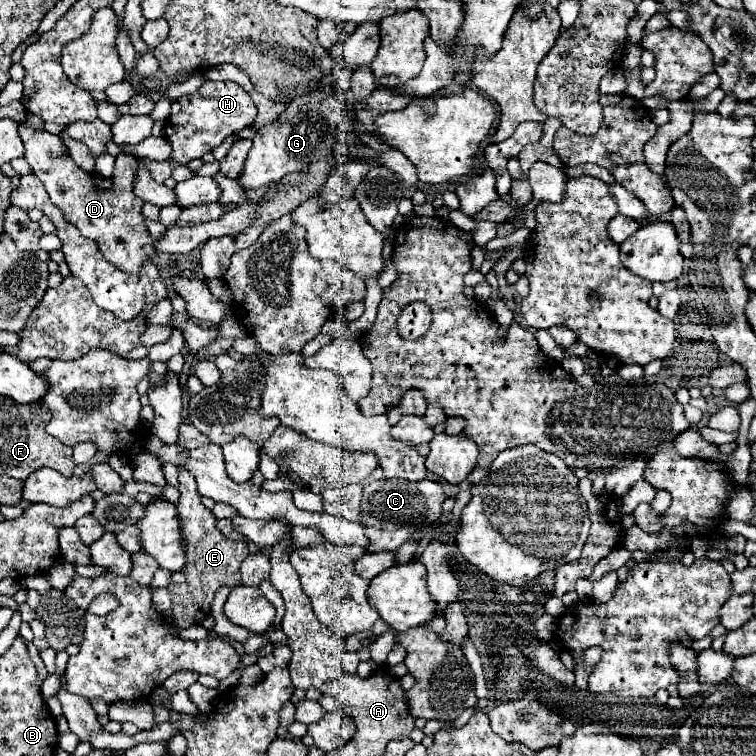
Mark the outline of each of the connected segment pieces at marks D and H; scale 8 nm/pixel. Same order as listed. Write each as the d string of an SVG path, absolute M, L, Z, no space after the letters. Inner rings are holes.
M19 124L19 138L25 144L27 164L33 168L33 174L45 184L51 202L59 206L59 210L65 214L65 220L71 222L85 238L95 240L99 244L99 250L111 264L137 276L143 262L149 260L155 252L153 240L143 224L143 200L133 192L137 158L131 154L119 154L113 178L101 178L83 172L71 160L59 136Z
M205 80L205 84L195 92L179 98L181 112L177 116L169 116L165 122L165 138L173 146L171 160L187 164L193 158L201 158L219 146L227 136L235 134L253 124L257 116L257 108L251 96L235 82L213 82Z

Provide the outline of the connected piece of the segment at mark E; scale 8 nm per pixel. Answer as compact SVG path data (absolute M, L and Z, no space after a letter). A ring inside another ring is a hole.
M179 468L179 504L177 504L177 516L181 524L181 536L185 544L185 554L187 562L183 570L173 572L171 582L167 586L173 602L173 620L179 628L189 628L195 624L201 624L209 616L211 602L215 592L221 586L237 586L241 584L241 562L249 556L249 548L245 542L235 542L225 538L217 526L215 526L215 516L209 508L201 504L201 496L195 486L195 478L183 468Z

